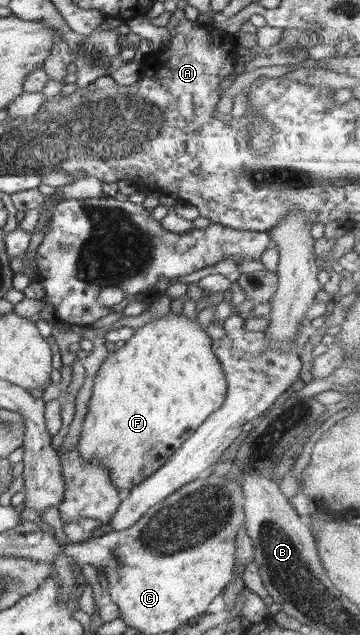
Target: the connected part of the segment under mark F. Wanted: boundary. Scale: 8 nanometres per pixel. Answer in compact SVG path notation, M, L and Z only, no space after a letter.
M170 309L169 313L163 318L151 321L151 323L145 324L142 328L136 329L133 337L125 342L121 349L116 349L108 355L97 371L95 379L93 379L93 393L89 399L89 411L85 415L85 423L83 423L81 436L76 447L78 454L84 457L84 461L104 465L108 469L111 483L119 490L133 489L133 487L145 481L152 473L155 473L162 465L165 465L165 462L183 445L183 441L189 439L193 432L223 405L227 382L222 365L217 360L215 353L213 353L213 343L215 341L201 328L197 319L195 321L188 319L183 315L183 311L175 314Z

